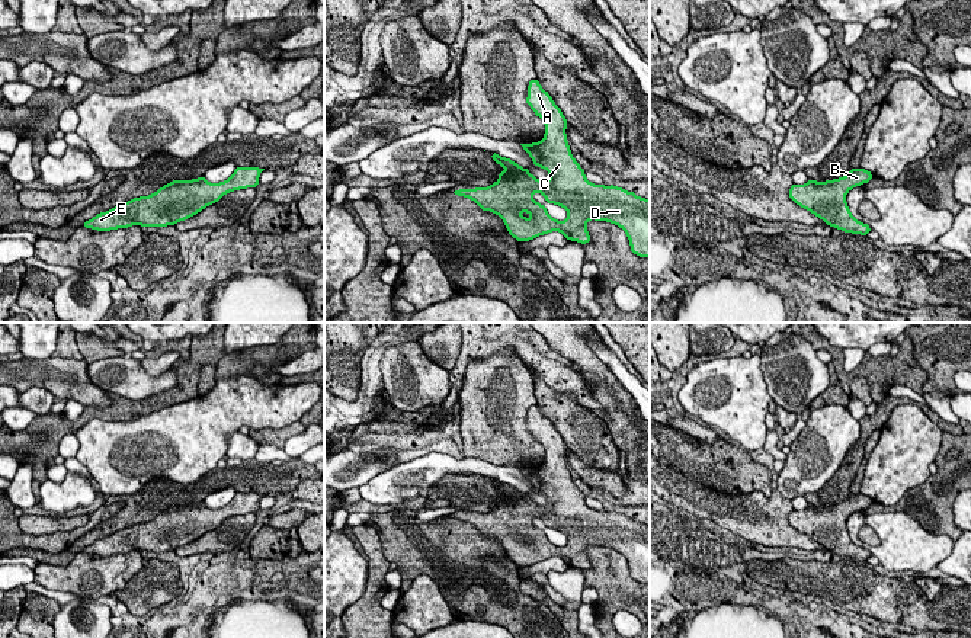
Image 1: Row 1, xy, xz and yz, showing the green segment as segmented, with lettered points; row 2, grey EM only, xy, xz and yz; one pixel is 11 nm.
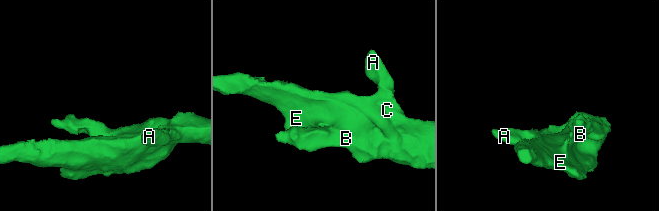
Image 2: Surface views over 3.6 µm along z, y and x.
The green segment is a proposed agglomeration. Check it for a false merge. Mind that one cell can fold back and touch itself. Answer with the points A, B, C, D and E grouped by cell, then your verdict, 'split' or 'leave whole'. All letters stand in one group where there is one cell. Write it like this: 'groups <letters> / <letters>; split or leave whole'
groups A B C D E; leave whole

